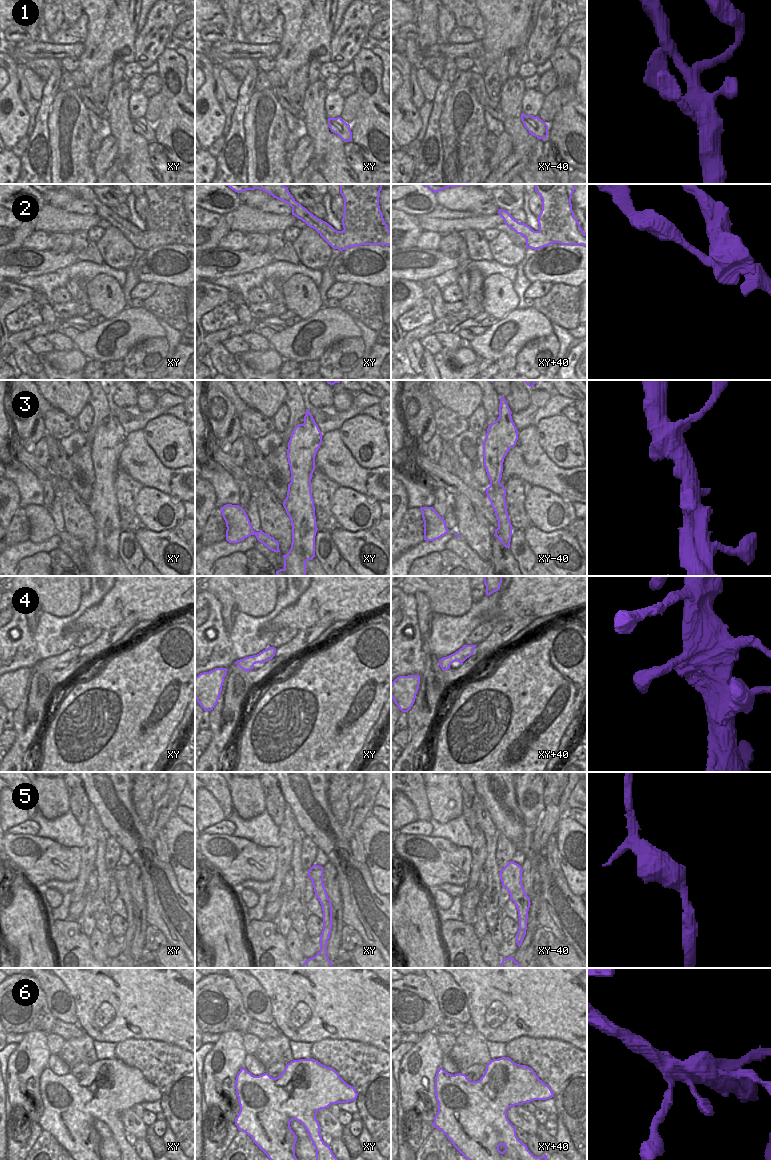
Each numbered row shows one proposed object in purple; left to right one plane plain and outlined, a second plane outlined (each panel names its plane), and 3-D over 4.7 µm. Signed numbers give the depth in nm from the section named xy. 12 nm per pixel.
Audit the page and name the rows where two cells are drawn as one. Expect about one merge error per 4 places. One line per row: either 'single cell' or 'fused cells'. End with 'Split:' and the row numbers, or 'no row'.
1: single cell
2: fused cells
3: single cell
4: single cell
5: single cell
6: single cell
Split: 2

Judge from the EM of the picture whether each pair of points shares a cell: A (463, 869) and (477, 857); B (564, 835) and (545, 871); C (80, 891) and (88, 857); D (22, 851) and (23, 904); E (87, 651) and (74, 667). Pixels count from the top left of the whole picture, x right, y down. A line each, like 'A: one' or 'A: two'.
A: two
B: two
C: one
D: two
E: two

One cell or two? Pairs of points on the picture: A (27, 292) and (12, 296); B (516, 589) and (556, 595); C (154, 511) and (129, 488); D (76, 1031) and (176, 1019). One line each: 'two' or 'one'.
A: one
B: one
C: two
D: two

